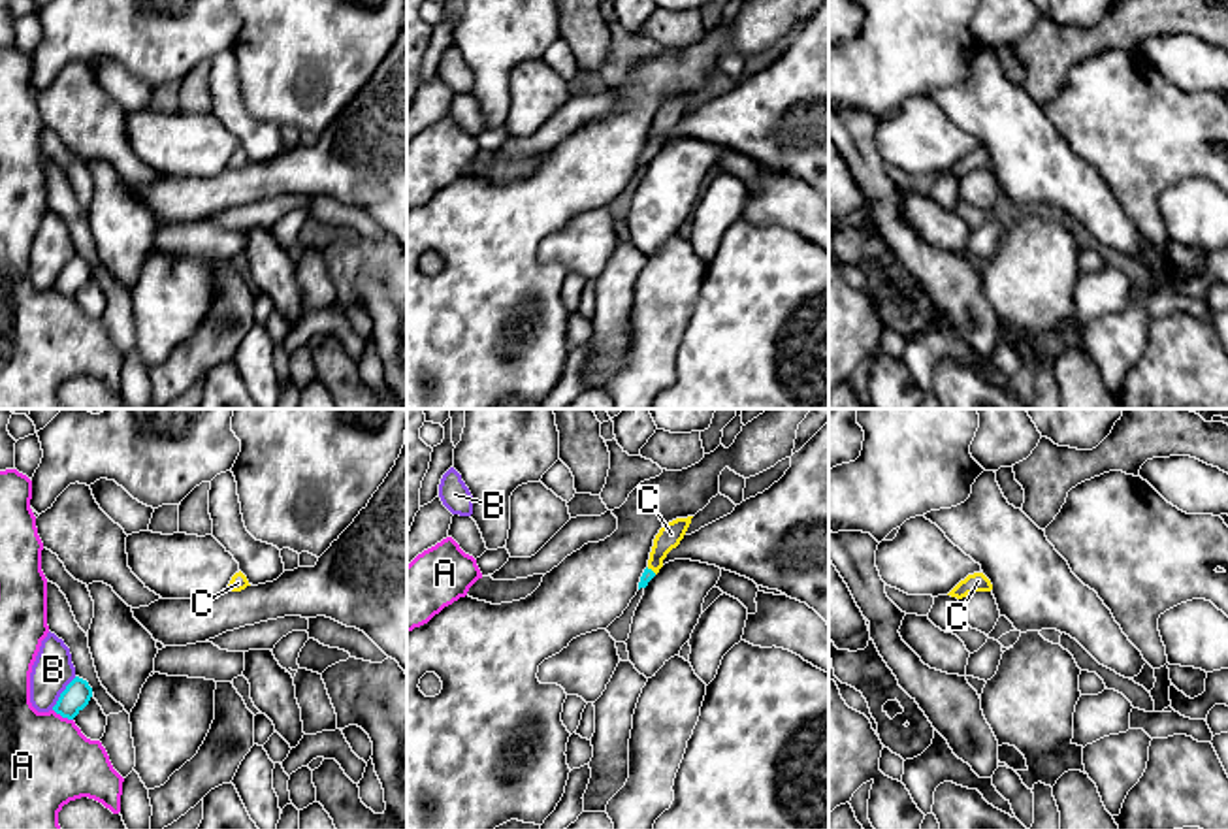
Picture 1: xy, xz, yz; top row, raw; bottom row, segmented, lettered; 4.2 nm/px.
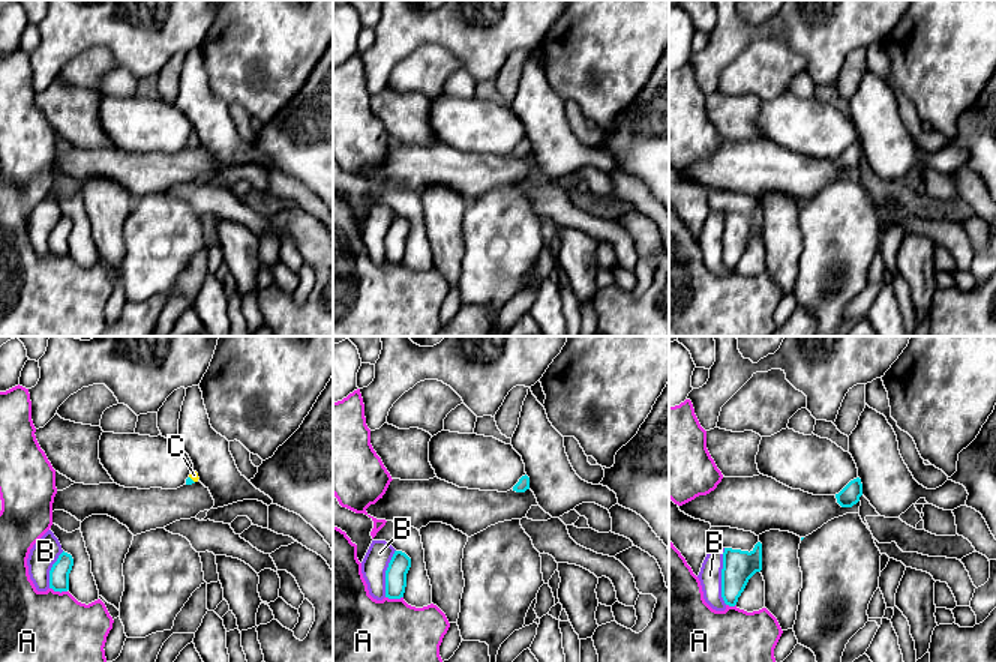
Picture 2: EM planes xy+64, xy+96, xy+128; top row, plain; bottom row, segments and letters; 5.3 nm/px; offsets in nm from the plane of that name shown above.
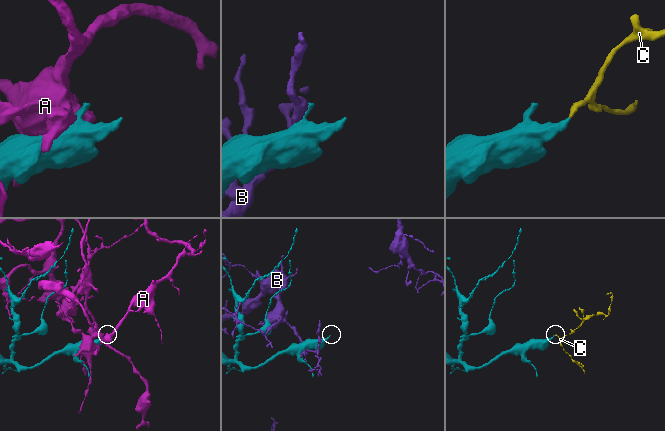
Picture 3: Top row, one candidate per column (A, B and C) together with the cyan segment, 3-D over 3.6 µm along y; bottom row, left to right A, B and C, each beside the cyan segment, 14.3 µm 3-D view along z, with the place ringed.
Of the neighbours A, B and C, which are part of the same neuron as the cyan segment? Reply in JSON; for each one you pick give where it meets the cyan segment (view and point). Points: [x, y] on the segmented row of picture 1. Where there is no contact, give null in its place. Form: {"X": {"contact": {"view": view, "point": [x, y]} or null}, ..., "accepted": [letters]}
{"C": {"contact": {"view": "xz", "point": [650, 569]}}, "accepted": ["C"]}

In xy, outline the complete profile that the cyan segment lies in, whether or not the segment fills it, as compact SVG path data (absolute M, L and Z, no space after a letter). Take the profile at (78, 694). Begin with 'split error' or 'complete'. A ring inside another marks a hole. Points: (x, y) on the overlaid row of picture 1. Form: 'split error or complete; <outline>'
complete; M75 676L60 693L53 710L62 718L73 720L90 701L92 688L87 680Z

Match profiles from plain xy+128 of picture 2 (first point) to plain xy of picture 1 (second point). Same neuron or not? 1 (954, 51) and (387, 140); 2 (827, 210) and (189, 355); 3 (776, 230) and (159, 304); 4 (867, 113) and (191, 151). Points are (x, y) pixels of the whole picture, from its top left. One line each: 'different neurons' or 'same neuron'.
1: different neurons
2: different neurons
3: different neurons
4: different neurons

